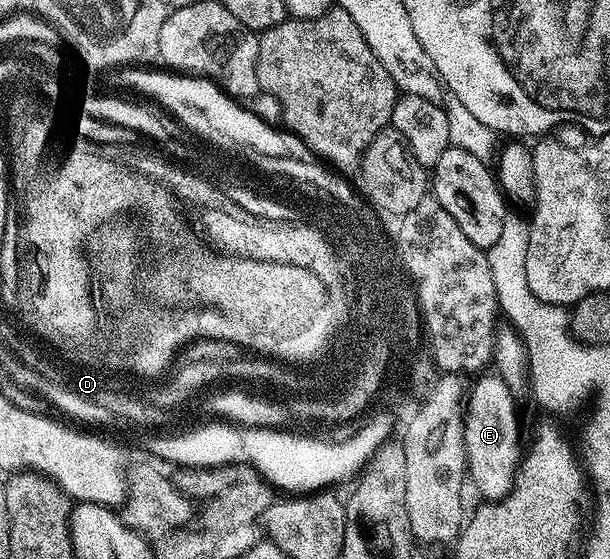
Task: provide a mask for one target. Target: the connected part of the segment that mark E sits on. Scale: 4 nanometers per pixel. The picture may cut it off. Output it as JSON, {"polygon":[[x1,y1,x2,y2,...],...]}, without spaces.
{"polygon":[[497,375,491,377,480,376,475,386,471,389,471,394,467,397,467,414,463,417,463,429,461,425,461,439,465,443,463,453,467,459,466,476,475,484,477,492,487,501,500,501,507,497,515,486,515,476,519,472,519,413,515,410,516,394,511,392,502,379]]}

